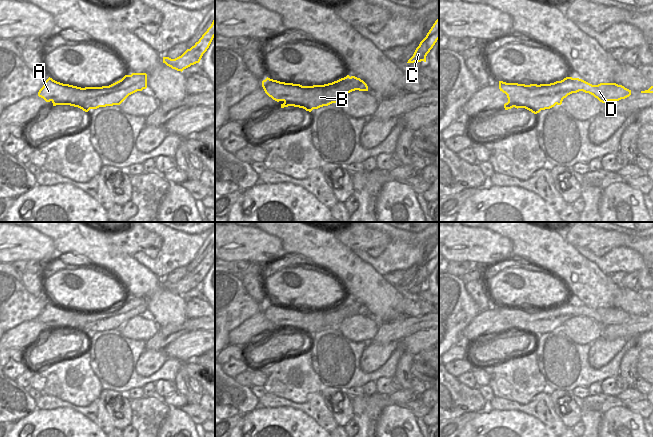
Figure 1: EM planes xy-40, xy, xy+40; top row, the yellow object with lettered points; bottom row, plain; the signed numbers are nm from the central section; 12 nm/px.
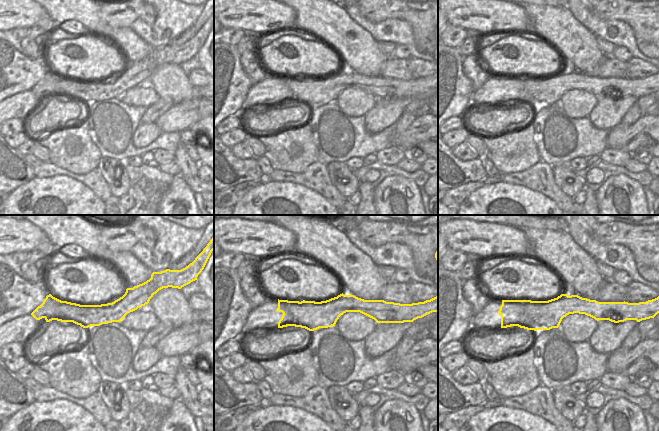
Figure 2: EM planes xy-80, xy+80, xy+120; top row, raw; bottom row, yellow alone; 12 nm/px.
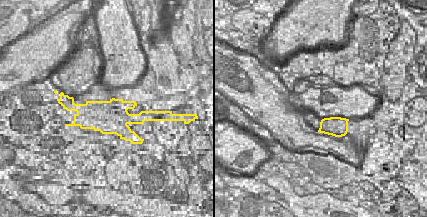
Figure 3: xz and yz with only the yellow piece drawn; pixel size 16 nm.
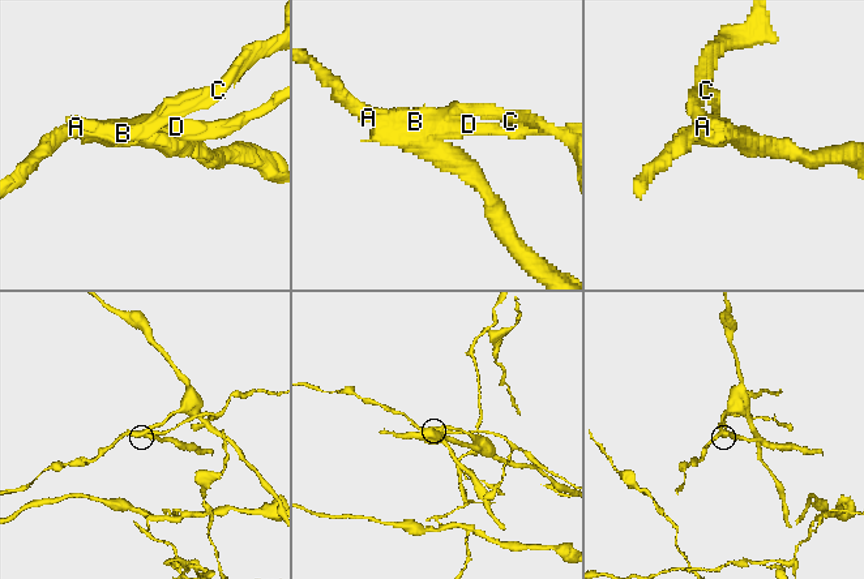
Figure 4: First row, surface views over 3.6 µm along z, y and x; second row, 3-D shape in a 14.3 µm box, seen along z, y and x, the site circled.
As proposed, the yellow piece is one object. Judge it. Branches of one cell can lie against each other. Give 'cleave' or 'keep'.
cleave

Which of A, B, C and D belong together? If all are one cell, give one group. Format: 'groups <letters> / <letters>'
groups A C / B D

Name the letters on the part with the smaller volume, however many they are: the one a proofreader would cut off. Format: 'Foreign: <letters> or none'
Foreign: B, D

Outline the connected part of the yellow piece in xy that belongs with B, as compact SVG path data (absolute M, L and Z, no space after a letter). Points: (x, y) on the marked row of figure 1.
M341 78L332 83L324 84L324 85L316 85L316 92L310 92L310 86L307 86L307 92L301 94L299 97L296 97L293 101L289 101L288 103L284 102L281 104L281 108L294 106L298 107L300 104L303 105L303 109L311 112L313 109L318 109L323 107L326 103L326 92L333 90L337 87L340 87L342 84L347 82L347 78Z

